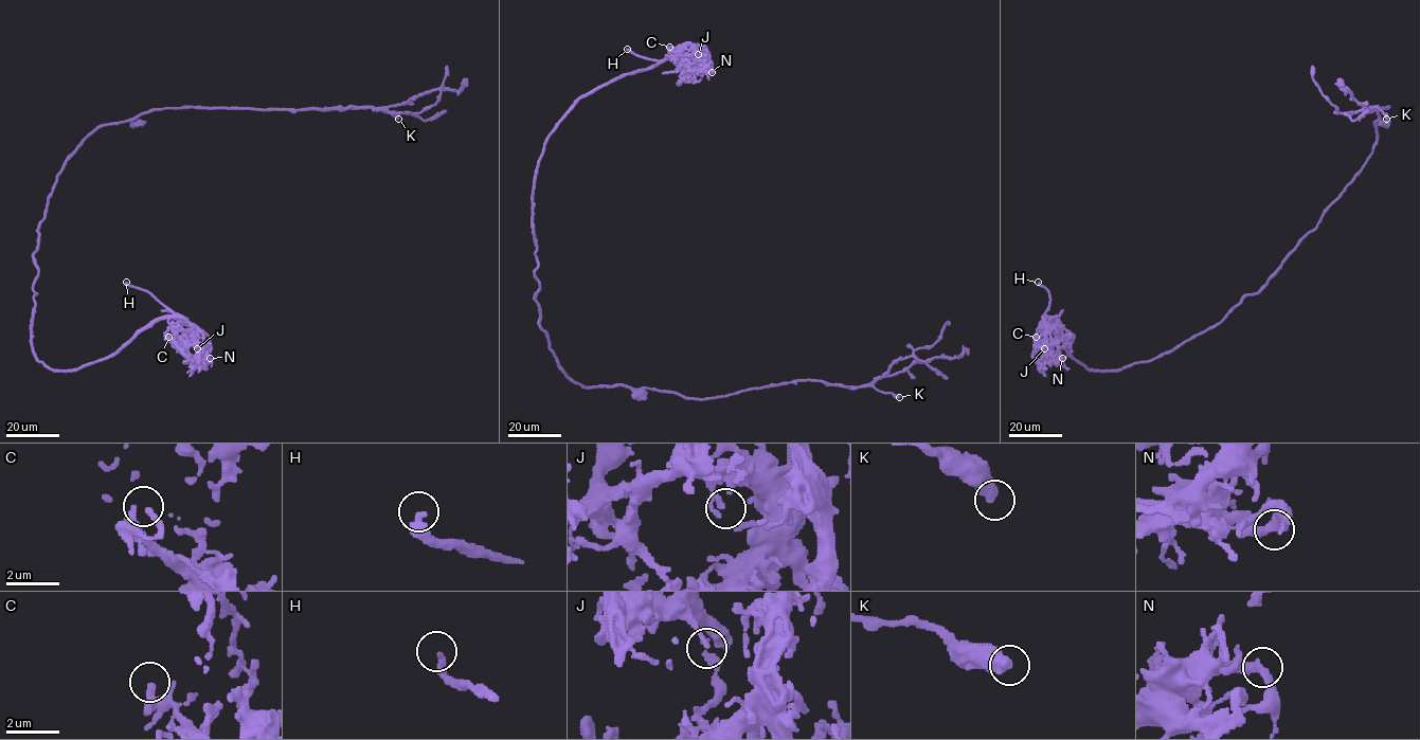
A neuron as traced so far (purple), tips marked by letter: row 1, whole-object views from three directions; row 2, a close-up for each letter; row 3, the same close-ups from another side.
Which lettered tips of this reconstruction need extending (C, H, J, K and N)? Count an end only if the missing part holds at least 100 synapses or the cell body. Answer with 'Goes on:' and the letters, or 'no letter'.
Goes on: H

